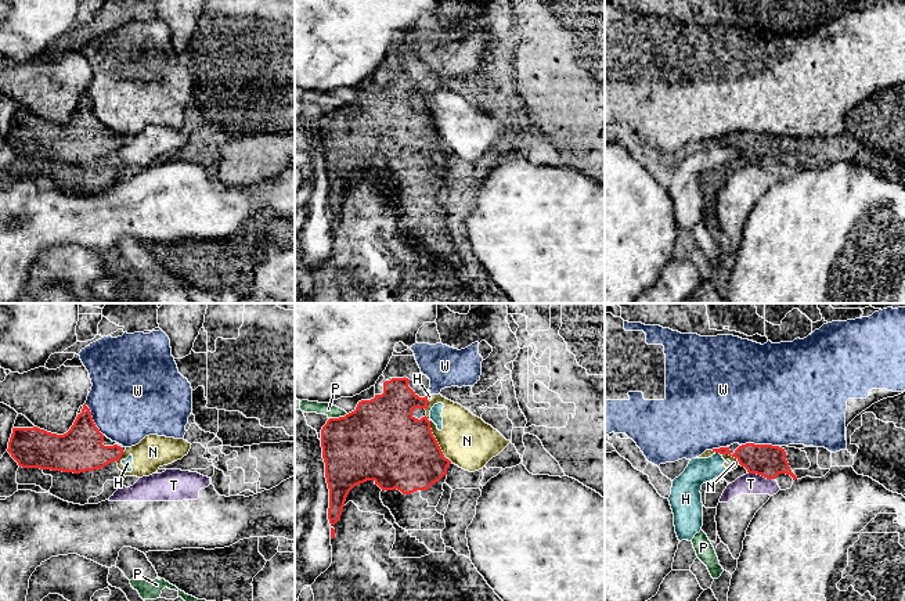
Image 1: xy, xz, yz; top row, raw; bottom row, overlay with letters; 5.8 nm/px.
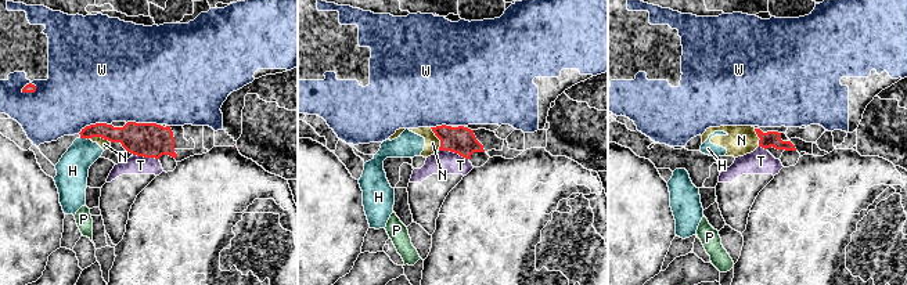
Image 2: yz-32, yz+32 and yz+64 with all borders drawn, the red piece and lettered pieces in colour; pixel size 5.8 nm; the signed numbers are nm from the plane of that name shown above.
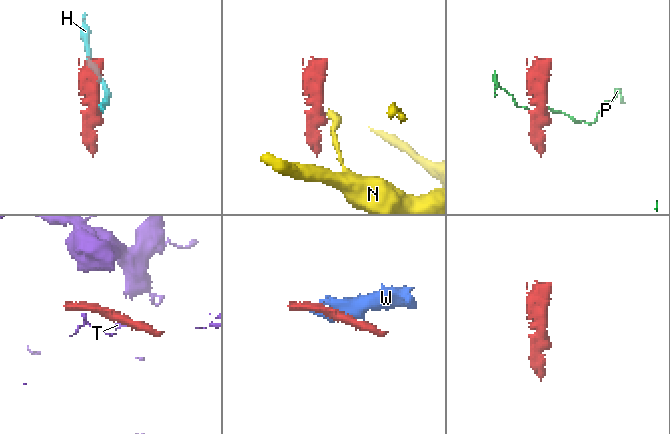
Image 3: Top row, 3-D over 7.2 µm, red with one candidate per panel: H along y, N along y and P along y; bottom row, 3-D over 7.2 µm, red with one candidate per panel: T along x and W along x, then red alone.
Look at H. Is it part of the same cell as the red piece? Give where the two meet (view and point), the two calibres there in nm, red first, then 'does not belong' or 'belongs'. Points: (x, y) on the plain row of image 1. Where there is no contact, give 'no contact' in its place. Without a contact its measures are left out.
meets red in yz at (718, 141); 180 nm thick on the red side, 150 nm on the other; does not belong

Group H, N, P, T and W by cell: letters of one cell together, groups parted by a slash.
H N / P / T / W

